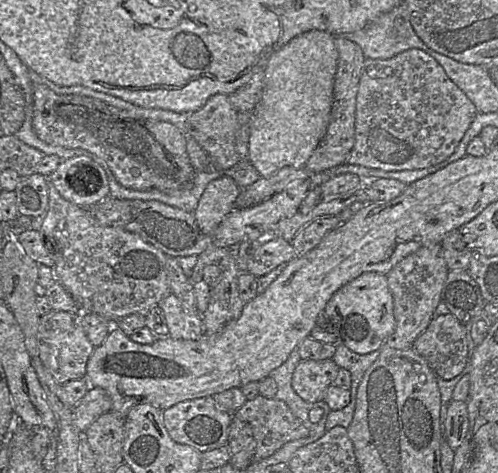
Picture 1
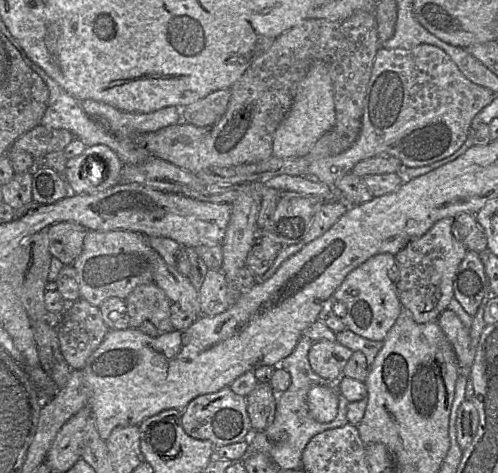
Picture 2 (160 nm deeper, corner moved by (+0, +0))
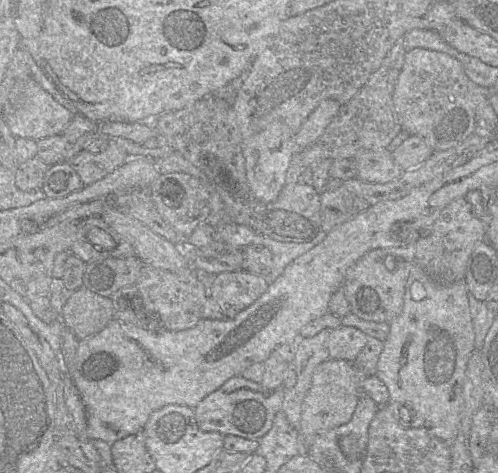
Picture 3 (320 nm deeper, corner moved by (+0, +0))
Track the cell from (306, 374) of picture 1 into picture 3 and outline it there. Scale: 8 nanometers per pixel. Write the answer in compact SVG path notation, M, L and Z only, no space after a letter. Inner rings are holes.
M339 326L328 338L329 357L353 362L368 341L368 336L355 327Z

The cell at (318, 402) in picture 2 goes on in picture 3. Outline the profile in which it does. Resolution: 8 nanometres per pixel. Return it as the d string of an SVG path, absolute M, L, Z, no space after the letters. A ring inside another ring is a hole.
M328 358L315 368L311 387L302 403L301 419L298 425L304 444L304 453L316 435L350 421L360 396L360 389L356 385L356 374L358 370L352 362L340 359Z

